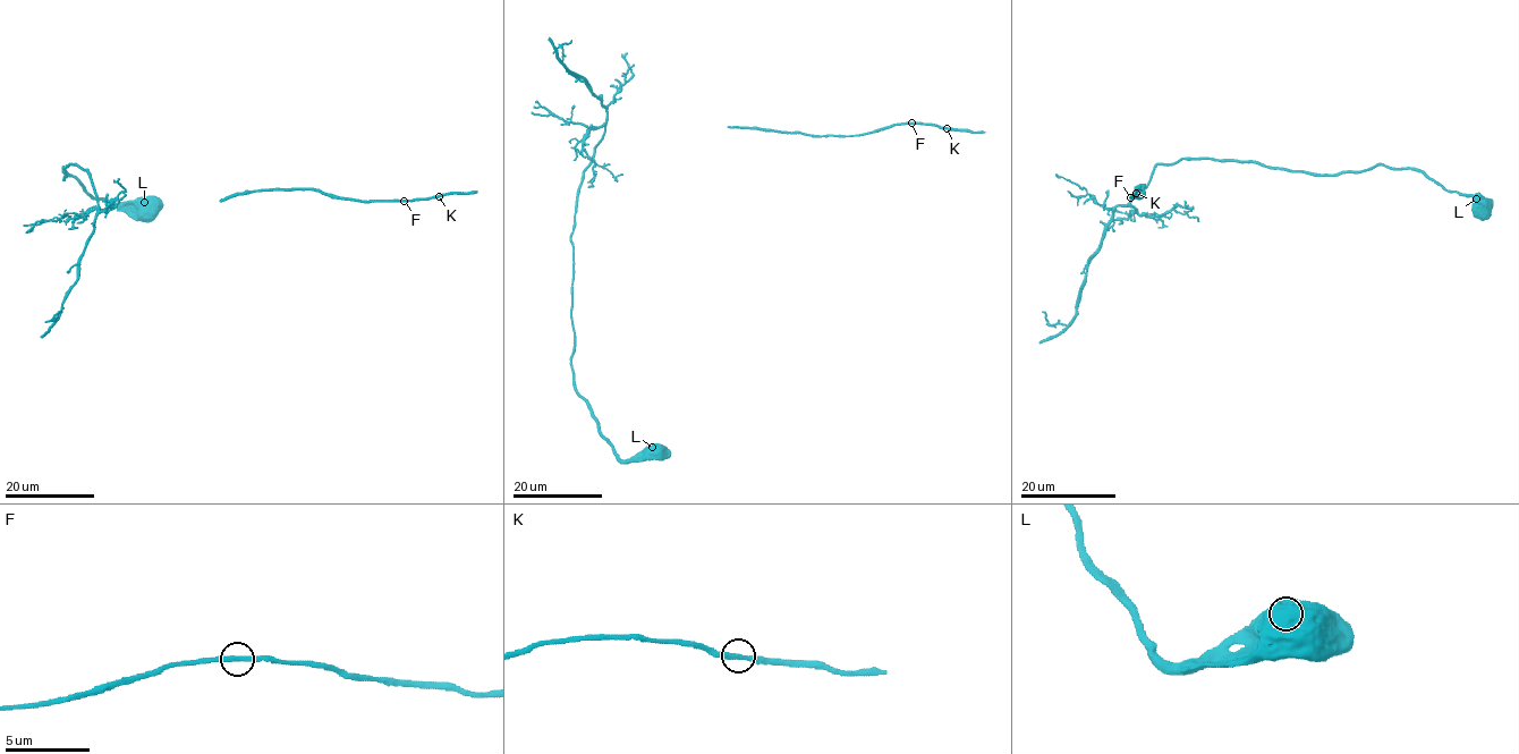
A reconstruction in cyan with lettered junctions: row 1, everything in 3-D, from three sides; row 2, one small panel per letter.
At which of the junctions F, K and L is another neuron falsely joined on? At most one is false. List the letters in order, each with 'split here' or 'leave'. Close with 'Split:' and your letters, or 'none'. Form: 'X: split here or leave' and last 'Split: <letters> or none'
F: leave
K: leave
L: leave
Split: none

